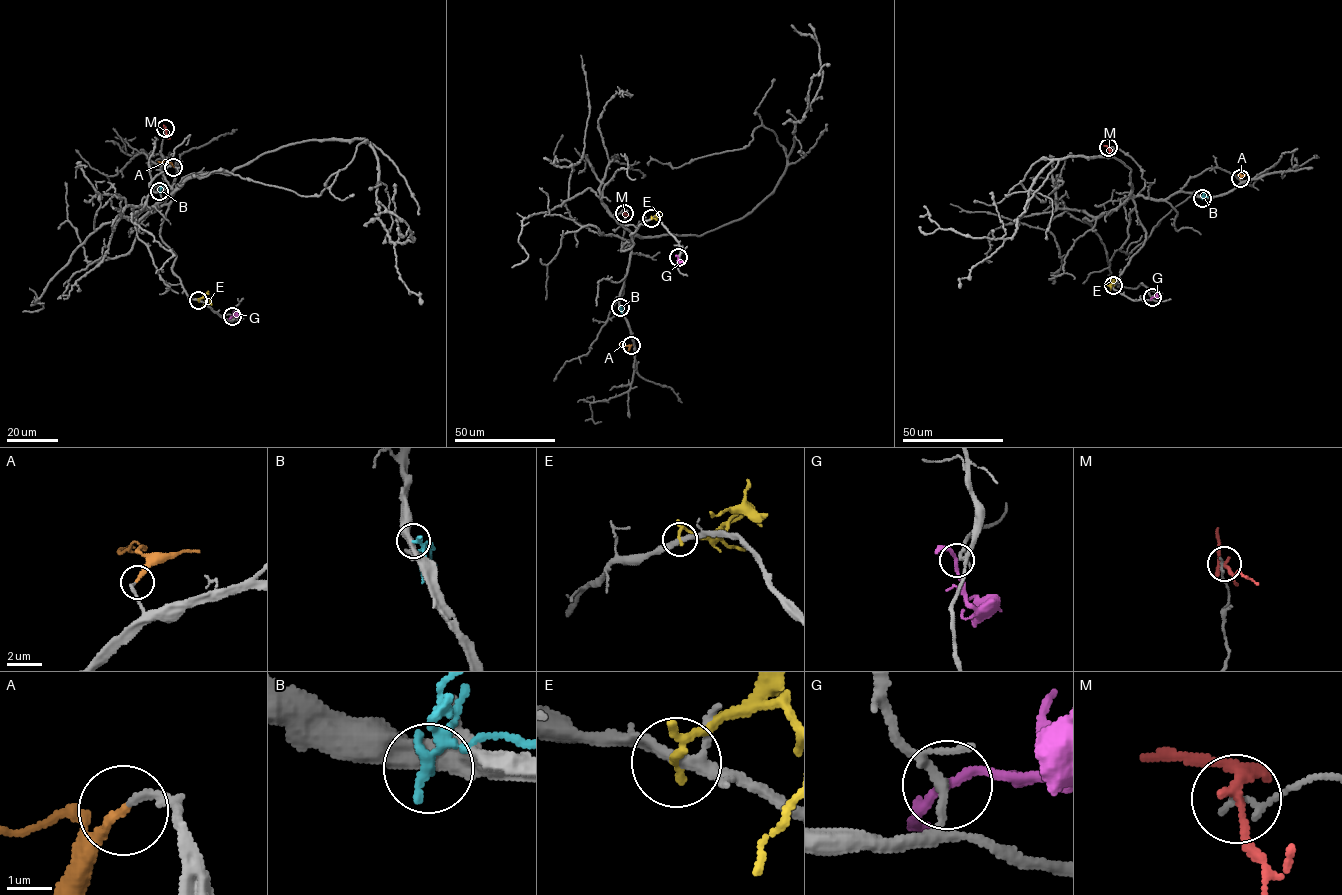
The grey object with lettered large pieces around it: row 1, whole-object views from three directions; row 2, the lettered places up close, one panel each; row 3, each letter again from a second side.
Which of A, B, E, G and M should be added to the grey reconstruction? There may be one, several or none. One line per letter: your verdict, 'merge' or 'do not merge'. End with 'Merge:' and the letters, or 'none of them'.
A: merge
B: do not merge
E: do not merge
G: do not merge
M: do not merge
Merge: A

